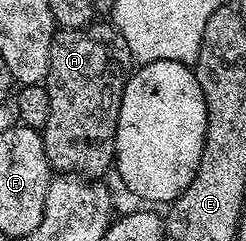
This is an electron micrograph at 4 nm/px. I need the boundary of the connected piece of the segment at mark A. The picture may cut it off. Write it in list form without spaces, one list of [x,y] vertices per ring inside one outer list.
[[[91,23],[84,29],[58,29],[50,48],[50,66],[44,82],[48,91],[48,119],[40,132],[51,170],[58,175],[102,179],[114,165],[116,123],[132,58],[124,39],[109,24]]]

